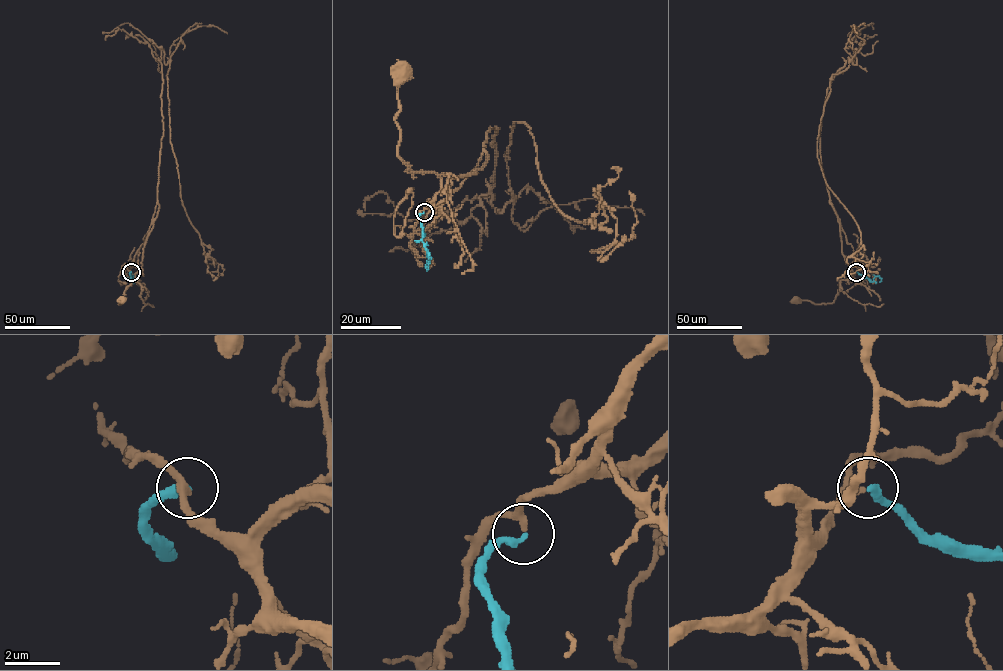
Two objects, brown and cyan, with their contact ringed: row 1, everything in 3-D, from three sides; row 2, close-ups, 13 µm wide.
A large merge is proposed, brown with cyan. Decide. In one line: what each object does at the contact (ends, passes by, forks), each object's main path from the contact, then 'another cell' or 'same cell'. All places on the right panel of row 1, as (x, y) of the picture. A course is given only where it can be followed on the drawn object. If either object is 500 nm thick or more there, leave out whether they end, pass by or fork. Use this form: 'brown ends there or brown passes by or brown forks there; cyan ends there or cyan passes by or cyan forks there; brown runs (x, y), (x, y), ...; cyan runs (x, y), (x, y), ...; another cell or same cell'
brown passes by; cyan ends there; brown runs (856, 272), (851, 278), (839, 281), (837, 294), (831, 303), (797, 299); cyan runs (856, 272), (871, 281), (878, 276), (879, 282); same cell

